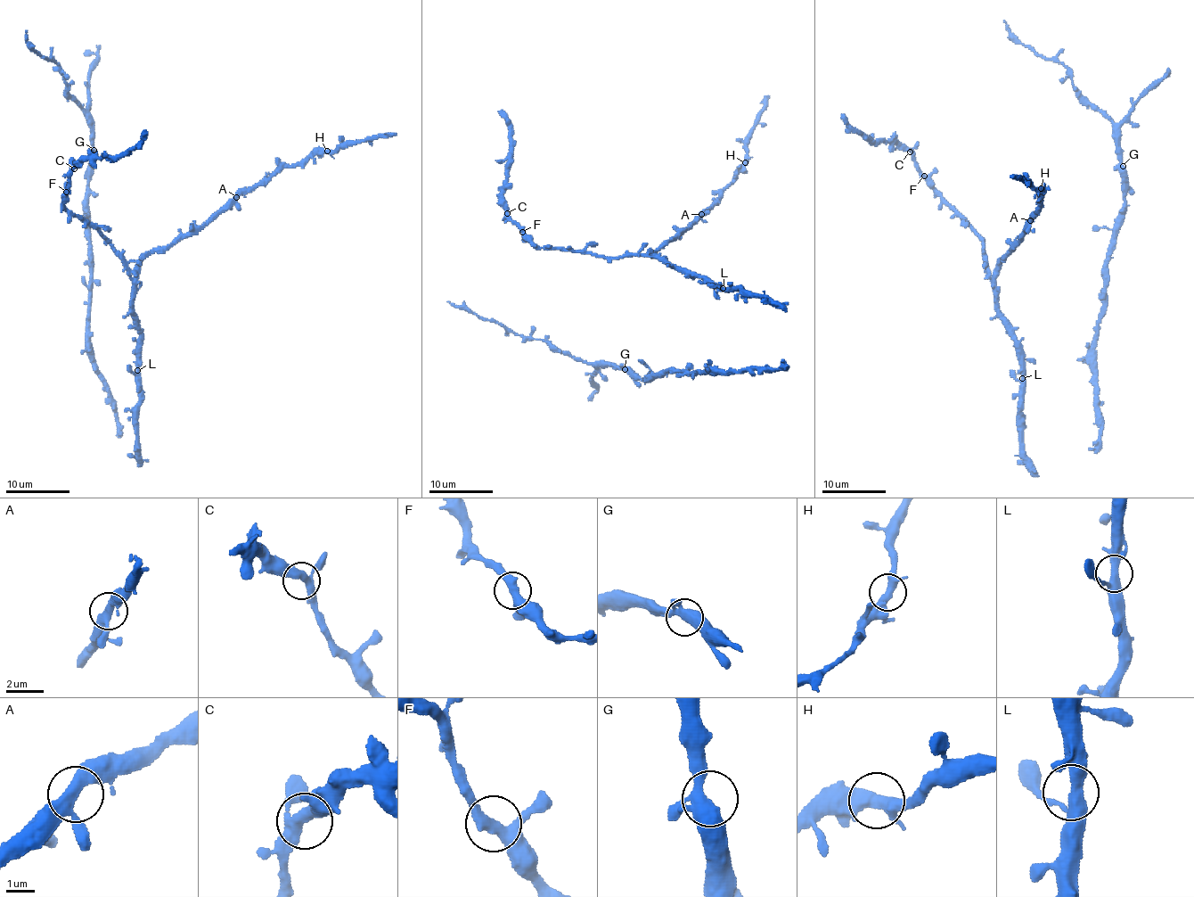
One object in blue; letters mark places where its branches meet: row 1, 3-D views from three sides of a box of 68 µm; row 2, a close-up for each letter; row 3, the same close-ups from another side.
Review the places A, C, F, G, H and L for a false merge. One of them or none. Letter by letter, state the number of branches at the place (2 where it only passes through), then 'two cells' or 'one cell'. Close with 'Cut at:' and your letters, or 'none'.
A: 3 branches meet; one cell
C: 3 branches meet; one cell
F: 3 branches meet; one cell
G: 3 branches meet; one cell
H: 3 branches meet; one cell
L: 3 branches meet; one cell
Cut at: none

